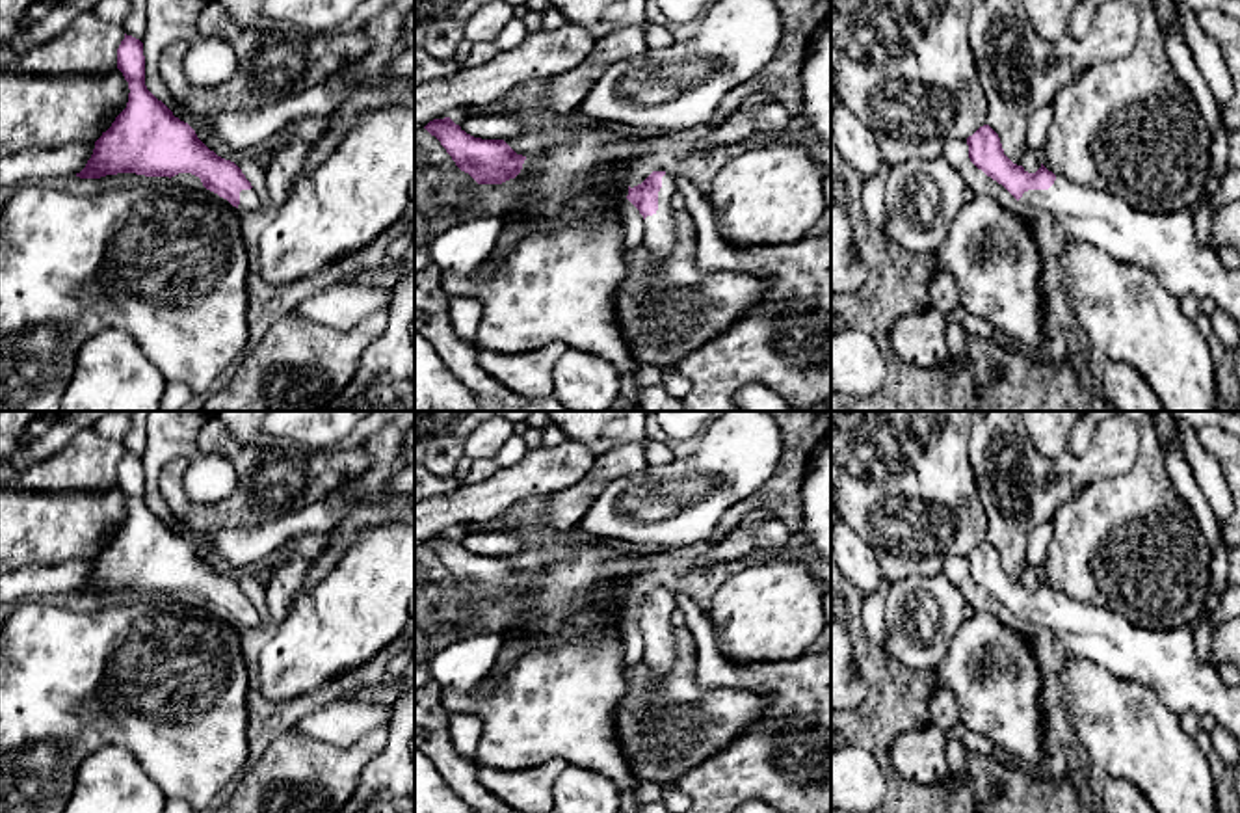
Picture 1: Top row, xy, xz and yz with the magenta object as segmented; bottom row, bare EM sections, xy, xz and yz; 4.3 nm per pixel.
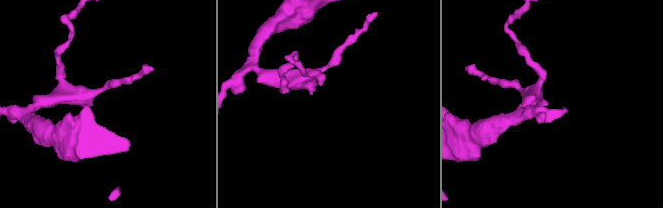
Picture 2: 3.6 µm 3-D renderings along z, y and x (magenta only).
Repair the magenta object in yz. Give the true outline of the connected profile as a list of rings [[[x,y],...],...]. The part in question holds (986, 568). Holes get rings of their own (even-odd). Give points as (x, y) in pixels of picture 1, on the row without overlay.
[[[989,541],[969,553],[967,562],[970,579],[1026,625],[1050,627],[1065,649],[1151,688],[1179,716],[1210,713],[1236,737],[1240,750],[1240,685],[1225,685],[1216,666],[1197,659],[1190,627],[1136,627],[1117,612],[1073,601],[1043,580],[1028,590],[1004,571]]]

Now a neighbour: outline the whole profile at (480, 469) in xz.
[[[474,460],[463,484],[478,484],[493,476],[500,467],[495,460]]]

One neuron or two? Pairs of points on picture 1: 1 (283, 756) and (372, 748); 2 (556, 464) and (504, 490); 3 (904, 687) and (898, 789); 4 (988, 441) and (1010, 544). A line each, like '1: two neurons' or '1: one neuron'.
1: one neuron
2: one neuron
3: one neuron
4: one neuron

